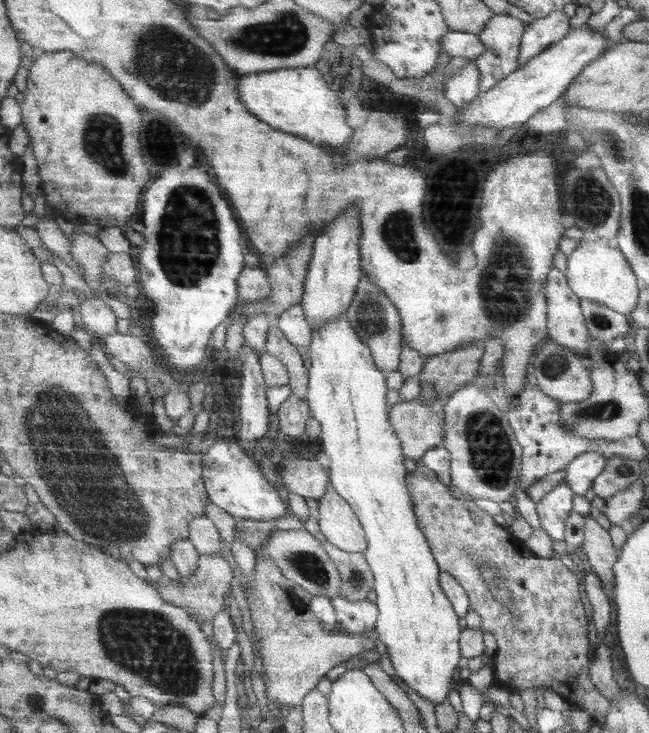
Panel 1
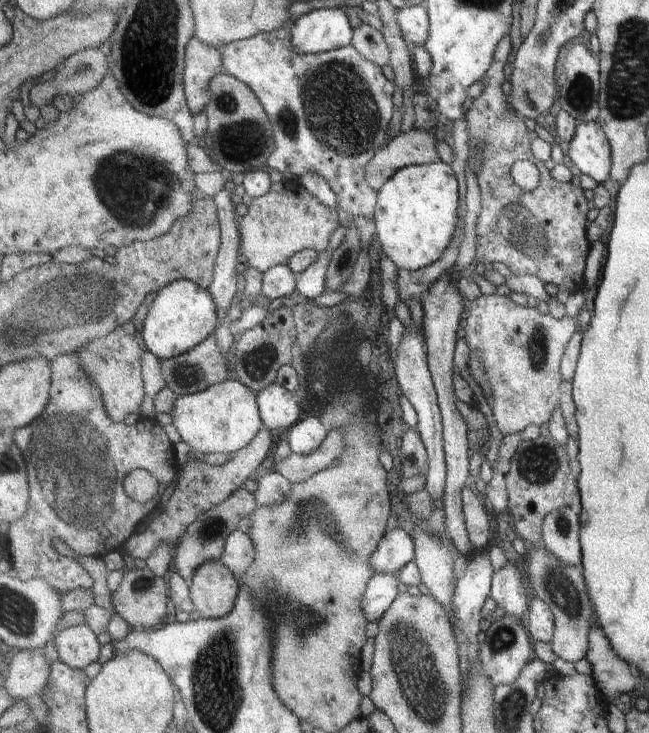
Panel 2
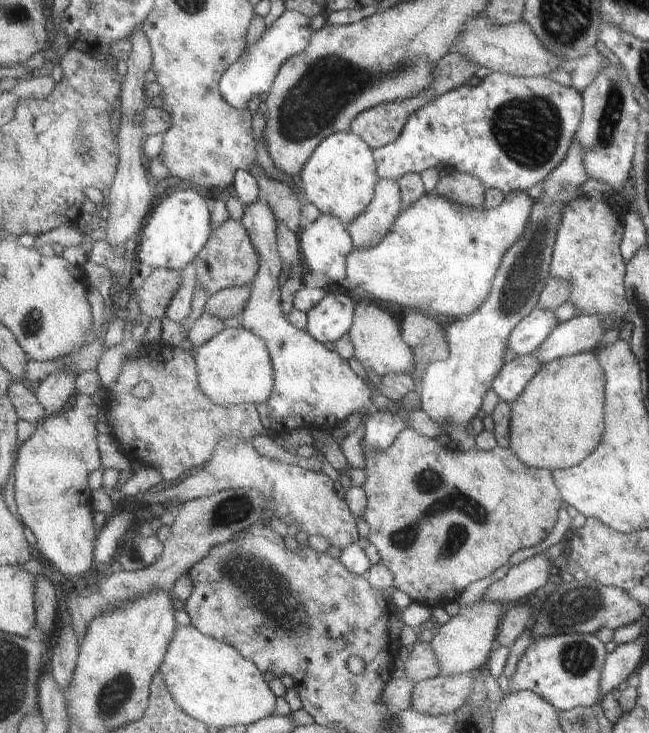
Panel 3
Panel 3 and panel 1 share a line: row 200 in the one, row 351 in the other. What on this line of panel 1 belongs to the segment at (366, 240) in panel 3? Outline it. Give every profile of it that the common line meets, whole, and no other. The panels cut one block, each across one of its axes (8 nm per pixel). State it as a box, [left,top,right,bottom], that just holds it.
[347,274,404,374]

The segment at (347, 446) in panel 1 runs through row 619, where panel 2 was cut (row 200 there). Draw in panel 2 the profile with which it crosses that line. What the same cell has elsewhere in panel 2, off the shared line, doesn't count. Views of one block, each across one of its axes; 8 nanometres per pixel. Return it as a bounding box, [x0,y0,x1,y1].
[374,160,461,271]

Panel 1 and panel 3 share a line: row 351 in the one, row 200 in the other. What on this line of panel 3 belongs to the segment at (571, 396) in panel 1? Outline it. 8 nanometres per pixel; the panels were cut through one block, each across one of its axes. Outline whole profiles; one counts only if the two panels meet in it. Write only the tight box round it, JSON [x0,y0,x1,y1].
[419,137,591,450]

